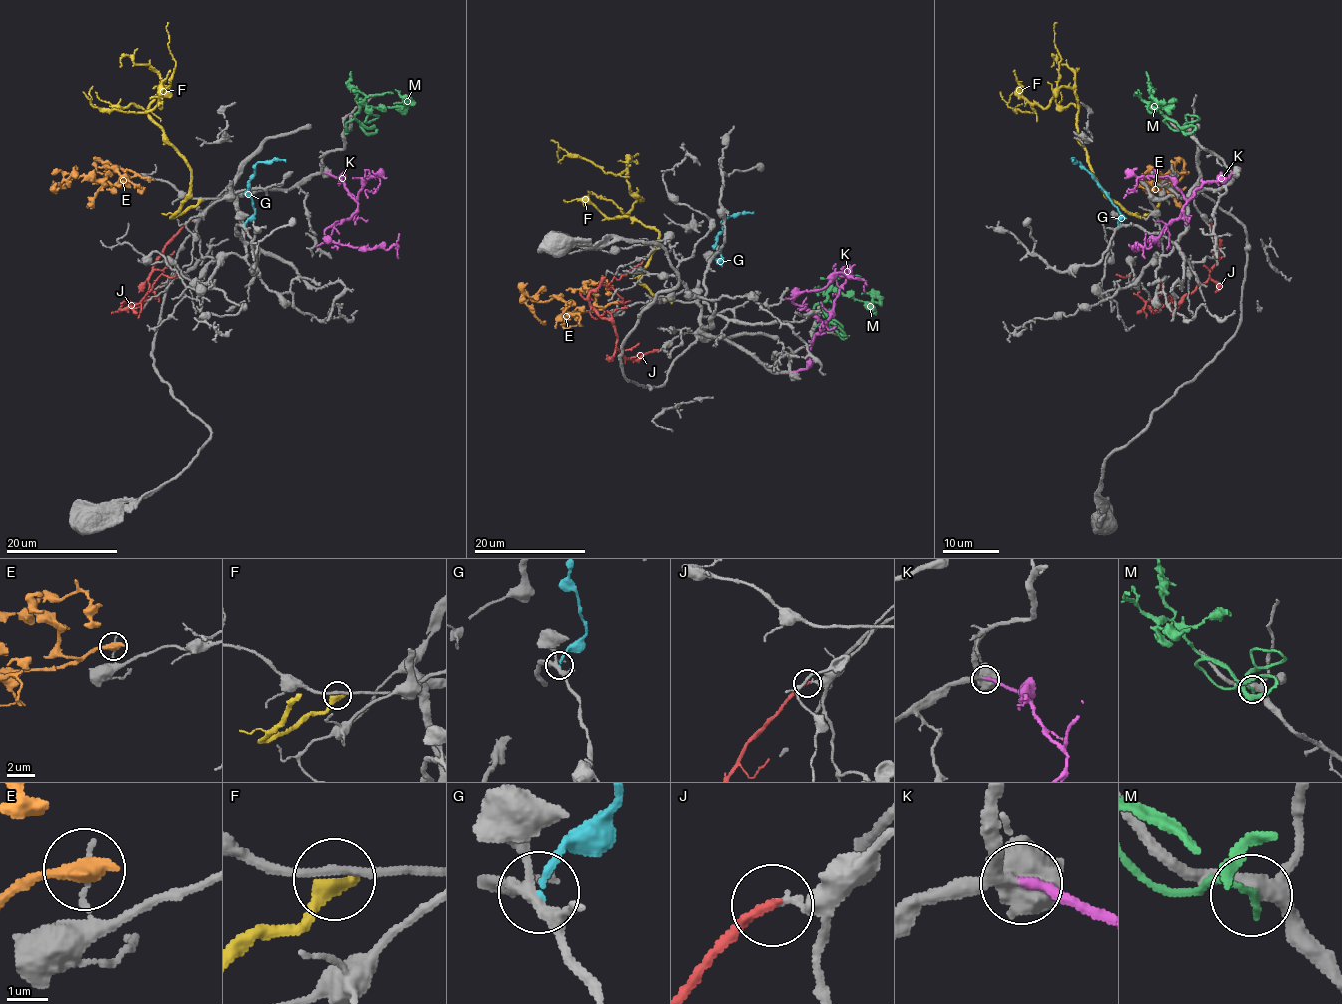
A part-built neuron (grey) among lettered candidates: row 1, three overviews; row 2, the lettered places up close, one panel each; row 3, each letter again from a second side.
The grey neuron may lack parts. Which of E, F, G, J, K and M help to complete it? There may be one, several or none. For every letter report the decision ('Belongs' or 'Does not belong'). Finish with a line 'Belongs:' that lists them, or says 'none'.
E: Does not belong
F: Does not belong
G: Does not belong
J: Does not belong
K: Belongs
M: Does not belong
Belongs: K

